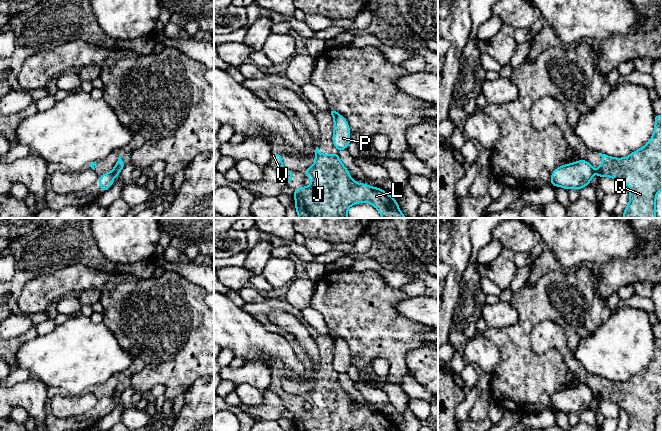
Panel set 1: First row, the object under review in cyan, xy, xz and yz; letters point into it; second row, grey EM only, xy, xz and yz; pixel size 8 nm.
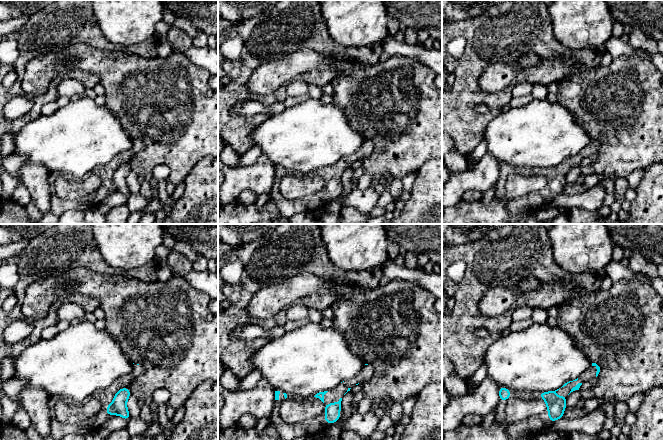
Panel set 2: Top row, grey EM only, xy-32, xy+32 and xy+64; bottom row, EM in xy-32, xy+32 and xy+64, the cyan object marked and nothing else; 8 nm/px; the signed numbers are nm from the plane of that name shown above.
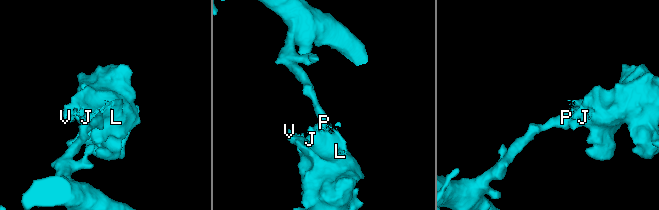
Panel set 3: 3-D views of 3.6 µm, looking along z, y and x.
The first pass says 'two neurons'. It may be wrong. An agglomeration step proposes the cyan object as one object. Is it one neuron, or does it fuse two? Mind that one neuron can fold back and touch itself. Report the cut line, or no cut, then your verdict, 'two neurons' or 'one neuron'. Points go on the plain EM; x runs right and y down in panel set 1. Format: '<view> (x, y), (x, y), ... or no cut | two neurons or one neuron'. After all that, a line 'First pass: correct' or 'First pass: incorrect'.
xy (111, 396), (113, 400) | two neurons
First pass: correct

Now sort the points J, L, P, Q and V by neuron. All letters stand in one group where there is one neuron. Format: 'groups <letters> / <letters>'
groups J L Q V / P

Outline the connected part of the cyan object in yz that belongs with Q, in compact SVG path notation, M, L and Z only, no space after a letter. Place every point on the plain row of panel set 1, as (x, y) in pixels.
M655 338L654 343L653 360L645 370L634 375L628 381L614 382L598 377L604 386L593 395L599 396L598 403L608 400L628 412L630 425L627 431L655 431L656 418L662 414L662 340Z

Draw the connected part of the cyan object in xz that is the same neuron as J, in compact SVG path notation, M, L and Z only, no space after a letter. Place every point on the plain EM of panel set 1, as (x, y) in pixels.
M316 371L314 382L316 387L303 395L312 408L309 411L300 411L294 414L295 431L350 431L357 427L371 427L374 431L399 431L397 425L382 412L371 411L367 408L355 406L348 393L342 388L338 376L325 379Z

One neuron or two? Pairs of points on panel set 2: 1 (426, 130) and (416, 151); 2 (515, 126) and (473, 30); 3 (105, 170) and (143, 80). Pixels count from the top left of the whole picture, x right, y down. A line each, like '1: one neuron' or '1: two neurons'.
1: one neuron
2: two neurons
3: two neurons

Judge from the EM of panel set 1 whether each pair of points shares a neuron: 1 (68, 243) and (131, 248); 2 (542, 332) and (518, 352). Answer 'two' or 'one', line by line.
1: two
2: two

